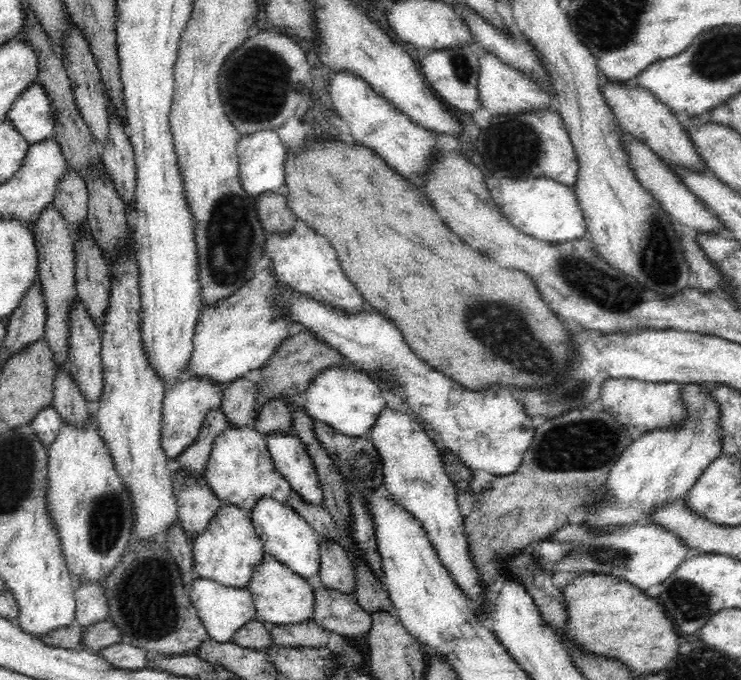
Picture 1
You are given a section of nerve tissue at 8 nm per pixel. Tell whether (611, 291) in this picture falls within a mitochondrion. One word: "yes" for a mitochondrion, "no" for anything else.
yes

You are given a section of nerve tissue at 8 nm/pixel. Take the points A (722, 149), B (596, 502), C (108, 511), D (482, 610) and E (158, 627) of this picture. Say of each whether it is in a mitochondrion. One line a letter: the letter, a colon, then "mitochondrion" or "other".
A: other
B: other
C: mitochondrion
D: other
E: mitochondrion

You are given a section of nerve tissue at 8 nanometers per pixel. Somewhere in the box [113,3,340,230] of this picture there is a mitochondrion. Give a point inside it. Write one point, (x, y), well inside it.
(258, 82)

